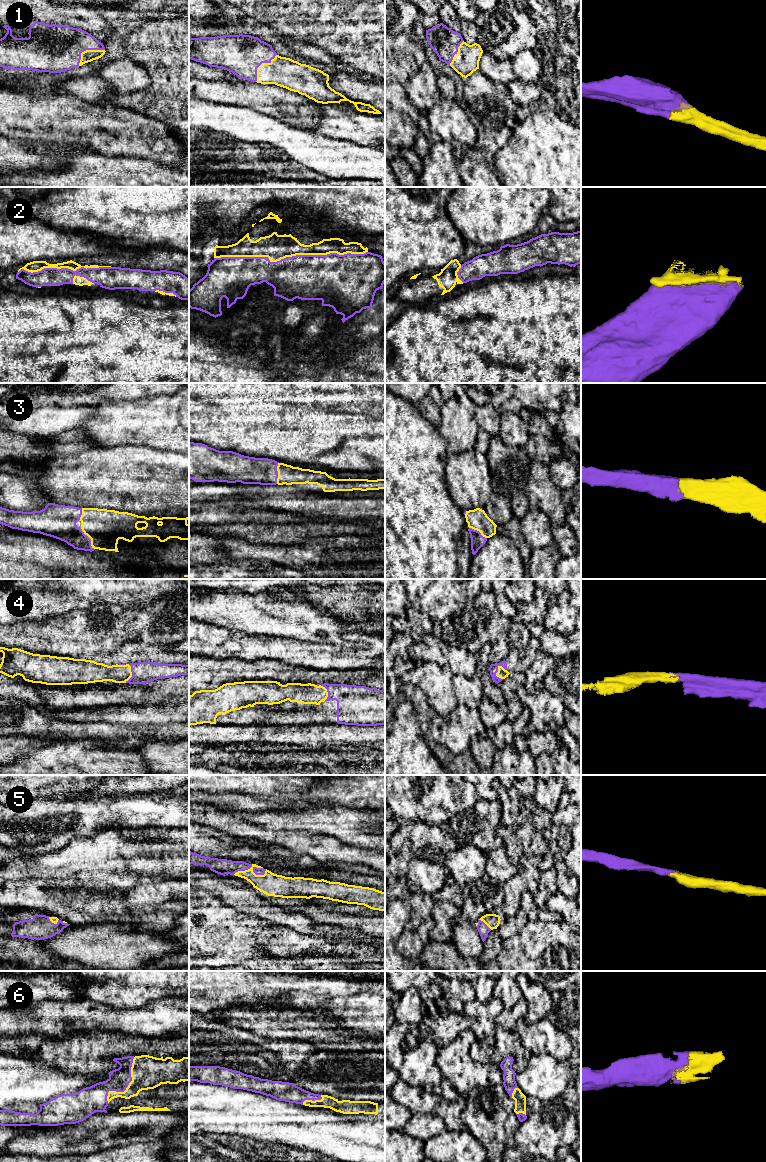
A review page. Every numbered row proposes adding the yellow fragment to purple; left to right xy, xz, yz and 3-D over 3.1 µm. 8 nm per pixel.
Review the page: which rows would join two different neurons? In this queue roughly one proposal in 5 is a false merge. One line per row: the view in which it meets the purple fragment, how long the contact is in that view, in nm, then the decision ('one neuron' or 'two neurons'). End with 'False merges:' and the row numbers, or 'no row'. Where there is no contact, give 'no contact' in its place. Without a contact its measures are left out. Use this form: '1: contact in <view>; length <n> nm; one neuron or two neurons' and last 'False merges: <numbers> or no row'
1: contact in xy; length 260 nm; one neuron
2: contact in xz; length 1250 nm; one neuron
3: contact in xy; length 200 nm; one neuron
4: contact in yz; length 120 nm; one neuron
5: contact in xz; length 280 nm; one neuron
6: contact in xy; length 440 nm; one neuron
False merges: no row

